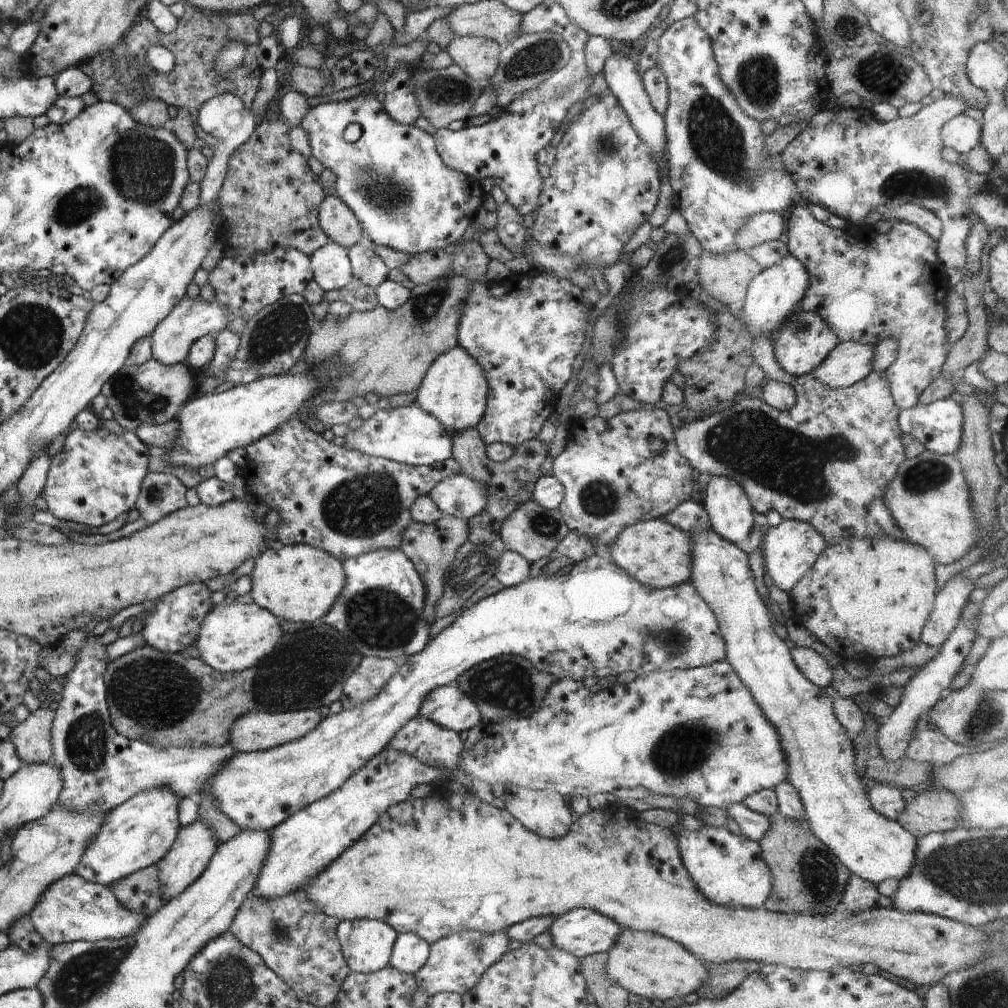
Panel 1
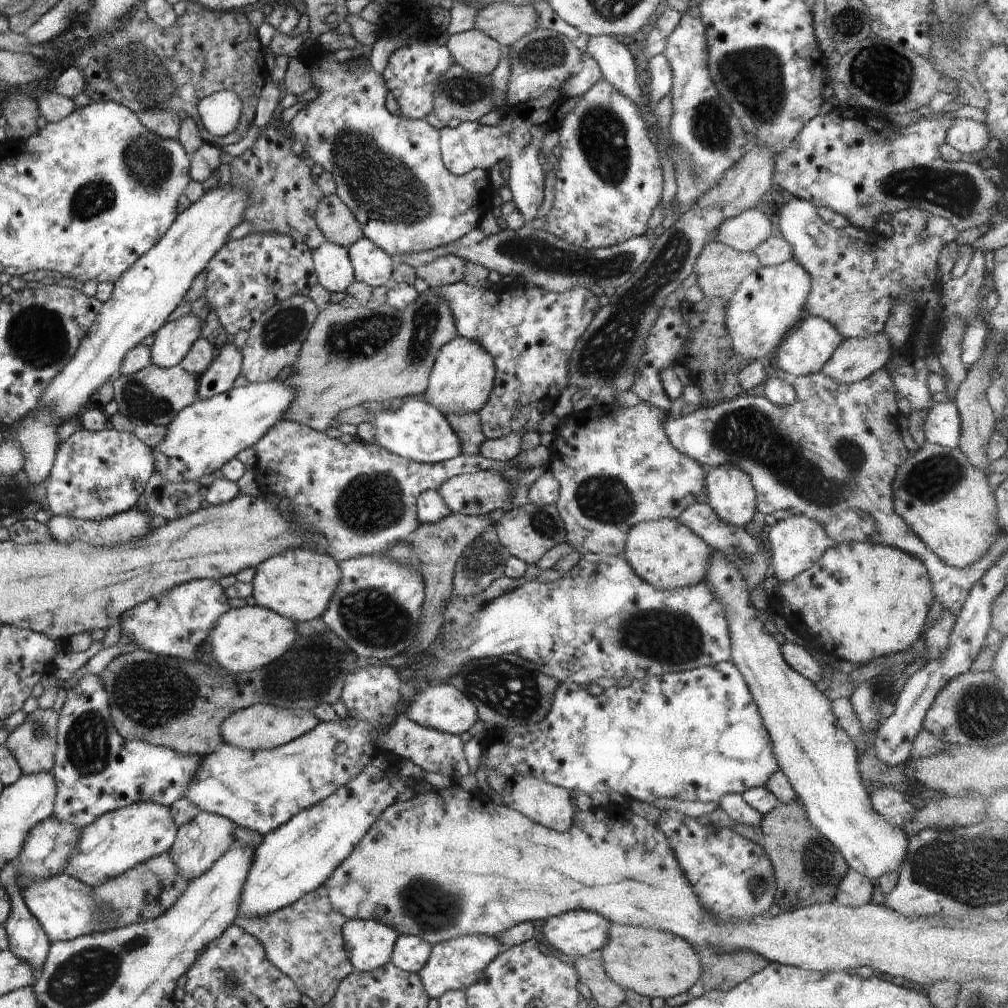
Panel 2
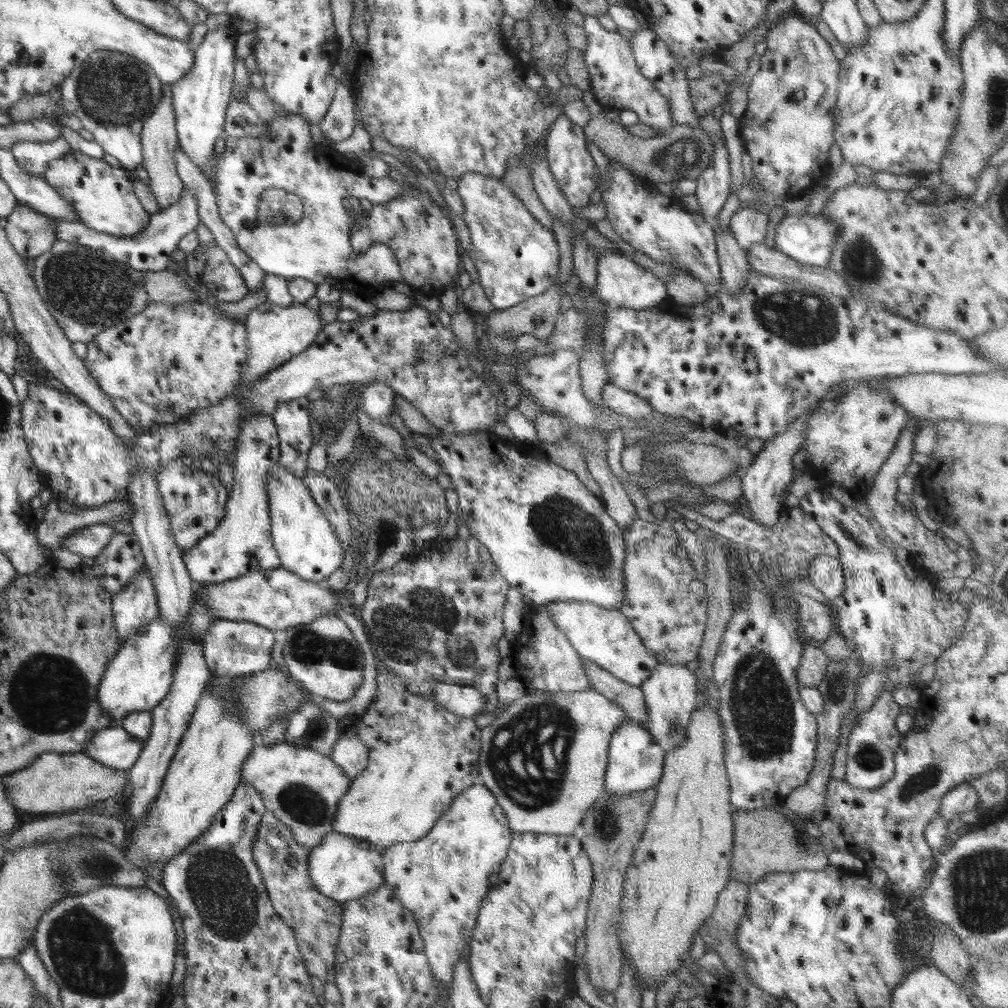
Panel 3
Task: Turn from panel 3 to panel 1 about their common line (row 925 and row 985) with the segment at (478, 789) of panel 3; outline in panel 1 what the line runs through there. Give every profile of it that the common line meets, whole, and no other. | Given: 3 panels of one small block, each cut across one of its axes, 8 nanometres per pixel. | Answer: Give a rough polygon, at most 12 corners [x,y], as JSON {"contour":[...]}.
{"contour":[[503,930],[429,944],[415,974],[428,997],[470,992],[509,950]]}

